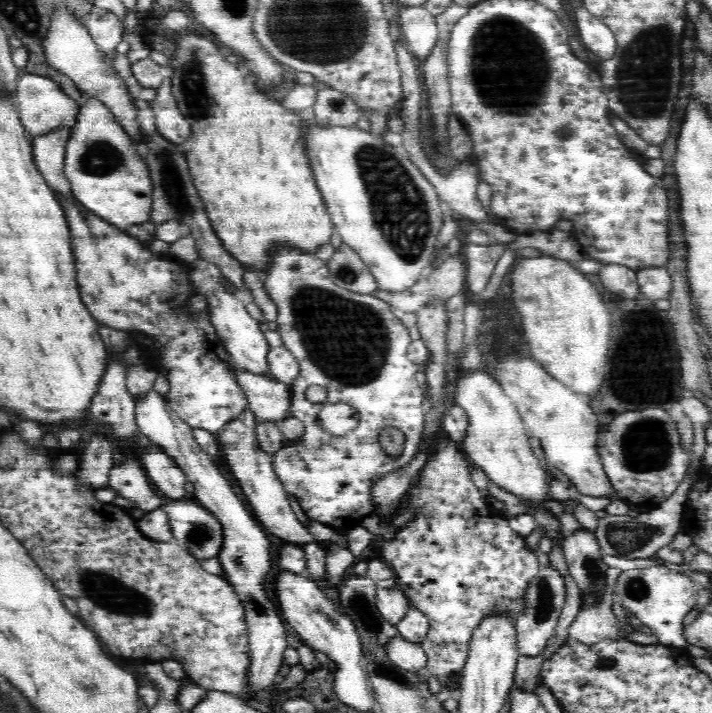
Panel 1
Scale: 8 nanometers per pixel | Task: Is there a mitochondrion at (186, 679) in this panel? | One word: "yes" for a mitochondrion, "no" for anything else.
no

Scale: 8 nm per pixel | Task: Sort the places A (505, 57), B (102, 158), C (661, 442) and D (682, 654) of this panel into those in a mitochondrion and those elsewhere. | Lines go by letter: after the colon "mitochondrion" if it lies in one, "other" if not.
A: mitochondrion
B: mitochondrion
C: mitochondrion
D: other

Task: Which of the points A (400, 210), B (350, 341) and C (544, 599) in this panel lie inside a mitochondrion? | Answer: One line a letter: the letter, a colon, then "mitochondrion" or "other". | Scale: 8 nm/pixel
A: mitochondrion
B: mitochondrion
C: mitochondrion

